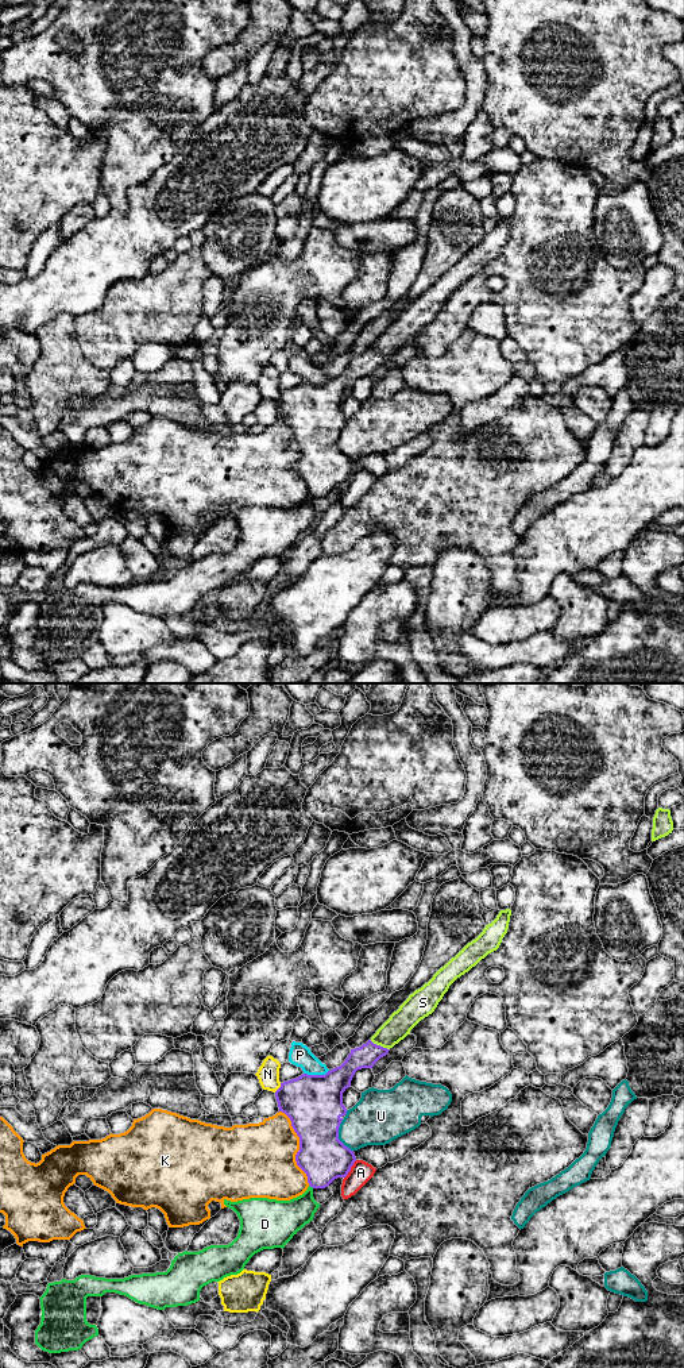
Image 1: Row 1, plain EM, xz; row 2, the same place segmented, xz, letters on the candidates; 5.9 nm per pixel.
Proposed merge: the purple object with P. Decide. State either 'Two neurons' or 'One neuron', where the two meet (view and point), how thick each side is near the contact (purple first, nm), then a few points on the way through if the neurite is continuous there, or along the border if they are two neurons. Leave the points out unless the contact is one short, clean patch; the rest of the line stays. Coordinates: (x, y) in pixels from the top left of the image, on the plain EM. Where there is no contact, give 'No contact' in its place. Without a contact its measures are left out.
Two neurons. Touches purple at xz (316, 384). Thickness 340 nm (purple) against 140 nm. Boundary: xz (328, 378), (324, 382), (304, 382)

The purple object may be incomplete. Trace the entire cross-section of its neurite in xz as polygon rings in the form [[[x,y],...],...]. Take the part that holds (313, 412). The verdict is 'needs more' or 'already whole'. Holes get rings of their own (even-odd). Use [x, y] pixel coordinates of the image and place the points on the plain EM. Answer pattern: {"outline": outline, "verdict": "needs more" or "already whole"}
{"outline": [[[510,217],[501,219],[496,227],[486,234],[475,248],[468,251],[455,266],[441,275],[428,292],[410,302],[366,352],[351,358],[351,362],[340,375],[328,379],[325,384],[302,382],[295,388],[281,392],[281,396],[275,400],[275,406],[279,420],[290,427],[291,435],[300,446],[300,459],[295,463],[295,470],[306,482],[310,496],[325,497],[335,488],[345,486],[356,470],[353,459],[339,448],[341,425],[347,423],[347,417],[343,413],[343,401],[351,394],[355,381],[362,377],[372,377],[395,352],[410,343],[410,339],[421,328],[434,320],[449,294],[457,286],[499,257],[509,238],[510,224]]], "verdict": "needs more"}

